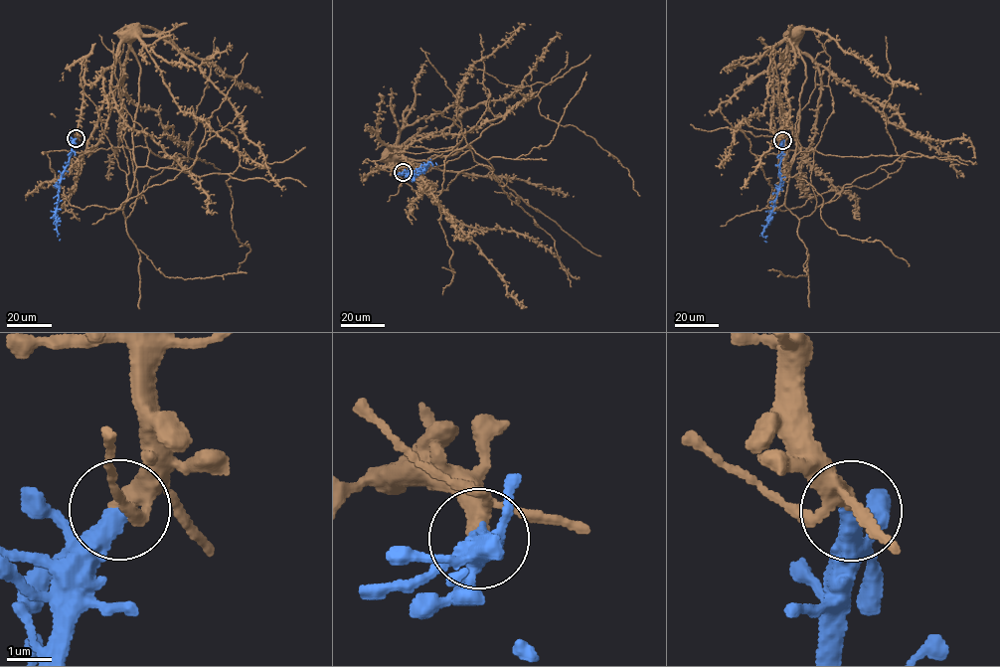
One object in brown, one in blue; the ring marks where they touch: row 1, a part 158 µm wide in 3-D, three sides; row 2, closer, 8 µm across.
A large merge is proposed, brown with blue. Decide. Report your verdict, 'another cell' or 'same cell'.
same cell

